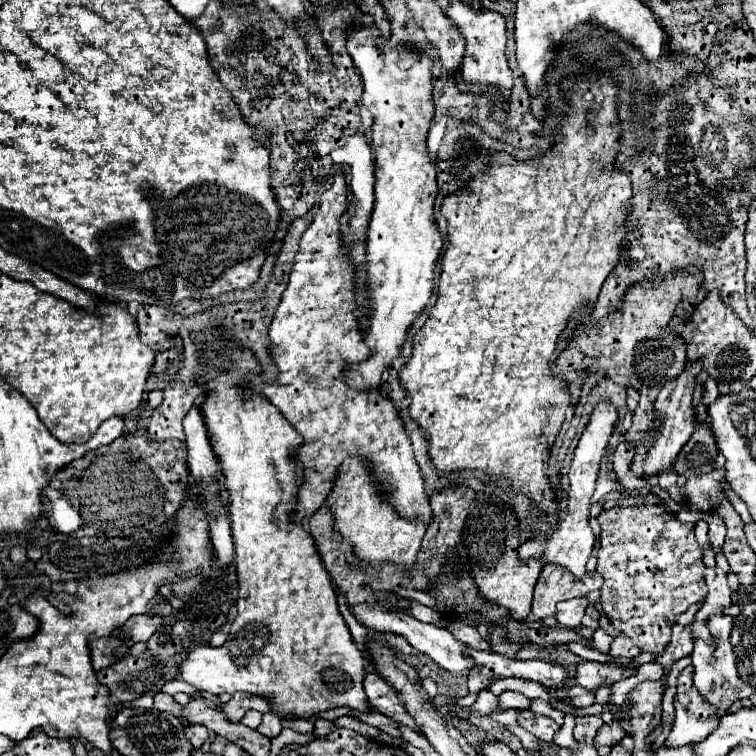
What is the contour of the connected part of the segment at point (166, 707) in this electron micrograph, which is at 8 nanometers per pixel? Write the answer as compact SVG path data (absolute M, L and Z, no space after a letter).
M157 693L157 695L155 695L155 709L173 713L173 715L177 715L177 717L181 717L181 711L183 711L183 707L181 707L171 695L167 695L167 693Z

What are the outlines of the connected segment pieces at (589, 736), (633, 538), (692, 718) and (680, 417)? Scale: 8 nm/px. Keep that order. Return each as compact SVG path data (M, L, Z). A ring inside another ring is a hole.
M575 717L575 729L573 729L573 735L577 741L581 743L593 743L597 731L601 729L603 721L601 717Z
M663 505L613 507L597 519L601 523L597 571L605 579L601 587L603 613L643 651L663 653L671 639L675 615L707 595L703 547L695 539L695 525L681 523Z
M693 665L685 667L679 673L679 685L675 695L675 723L665 743L669 747L699 743L717 727L721 719L721 715L717 715L717 707L709 705L695 689L693 673Z
M687 363L687 367L681 371L681 375L677 379L671 379L669 385L665 385L655 401L657 409L663 409L663 417L665 423L661 427L661 437L653 441L653 445L649 449L644 460L644 473L659 474L663 467L671 466L673 459L677 457L677 453L681 451L681 447L689 441L689 435L695 431L693 425L693 413L691 413L691 399L693 399L693 389L695 389L695 377L699 375L699 371L703 369L703 363Z

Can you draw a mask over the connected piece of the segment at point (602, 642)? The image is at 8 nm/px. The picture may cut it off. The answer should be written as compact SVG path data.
M601 627L593 633L593 649L601 651L601 653L607 653L611 643L613 643L613 637L611 637L611 635L607 635Z

